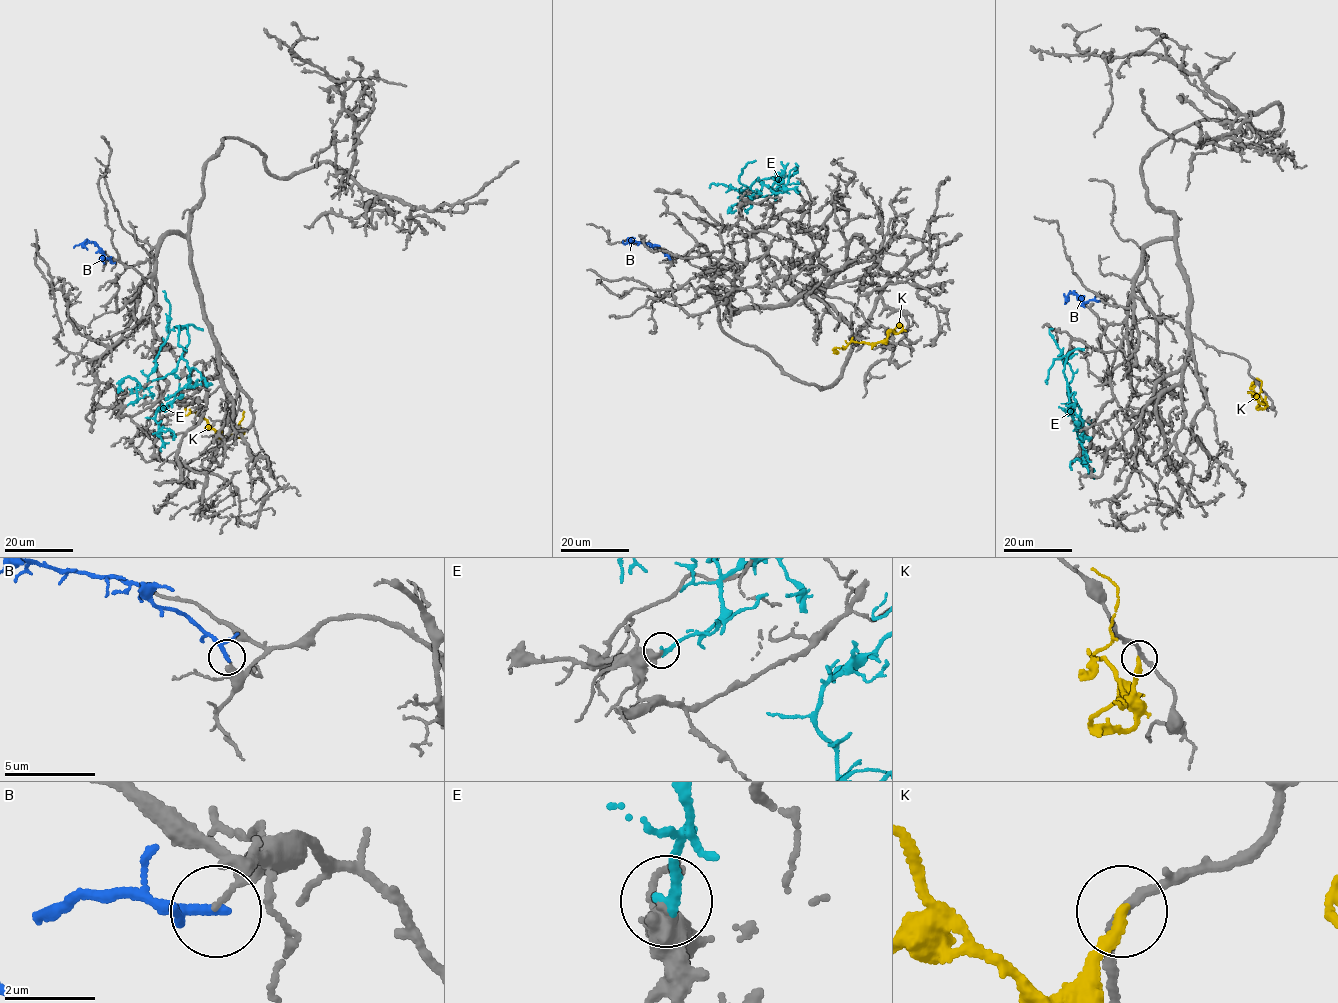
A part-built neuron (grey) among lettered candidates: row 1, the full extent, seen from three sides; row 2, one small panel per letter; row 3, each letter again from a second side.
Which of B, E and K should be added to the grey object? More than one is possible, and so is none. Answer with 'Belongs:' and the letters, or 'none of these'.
Belongs: none of these

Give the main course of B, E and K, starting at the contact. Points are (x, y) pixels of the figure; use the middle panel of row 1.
B: (670, 258), (648, 244), (630, 240), (624, 244), (623, 241)
E: (744, 202), (757, 197), (761, 181), (777, 175), (779, 188), (772, 191), (783, 192), (794, 169)
K: (885, 342), (852, 341), (845, 348), (834, 349), (838, 353)

